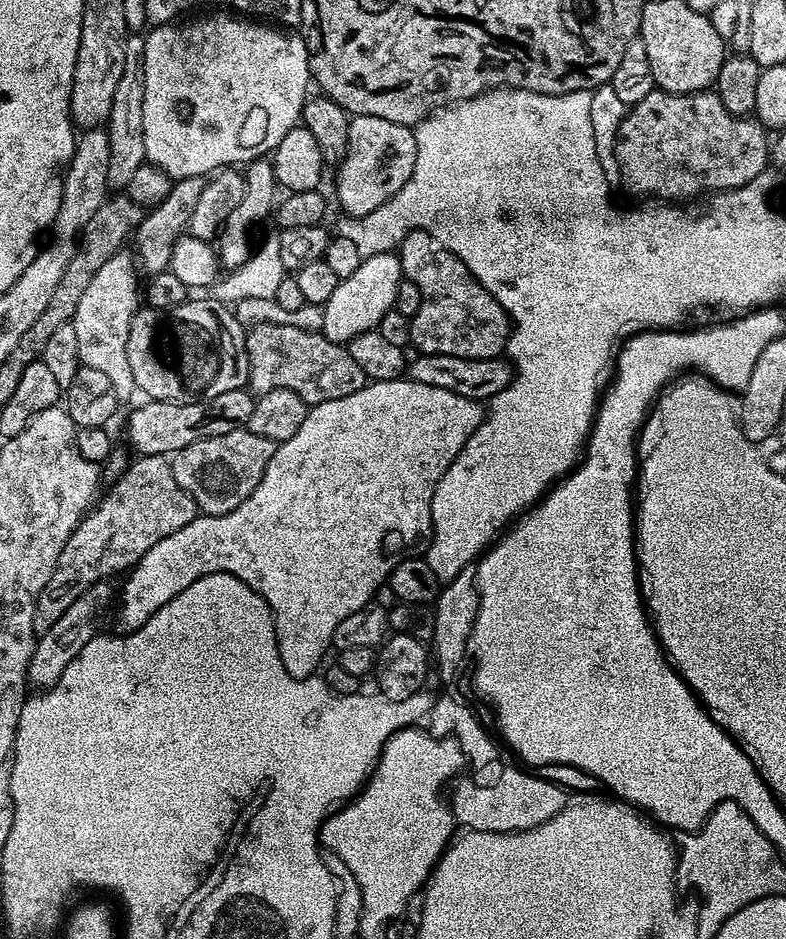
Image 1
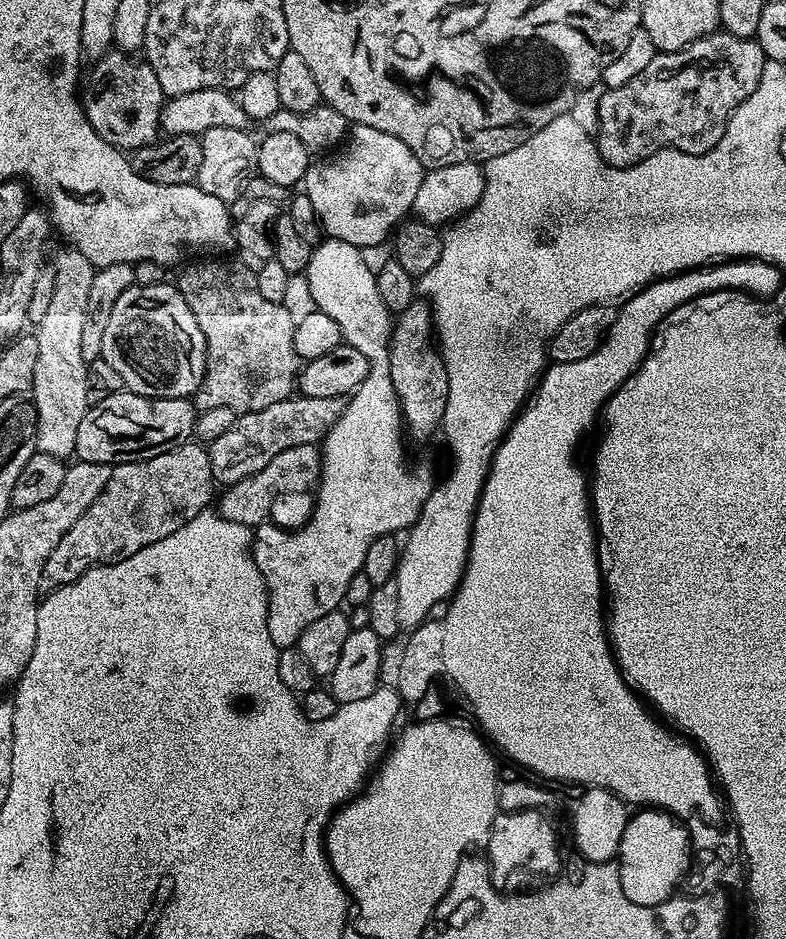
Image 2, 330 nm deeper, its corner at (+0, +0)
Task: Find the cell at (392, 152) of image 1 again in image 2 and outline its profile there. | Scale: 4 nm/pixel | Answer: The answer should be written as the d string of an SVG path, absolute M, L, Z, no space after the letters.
M355 125L347 144L348 149L333 160L325 164L309 163L308 172L302 181L302 192L309 196L323 231L331 239L350 242L355 248L362 249L387 241L397 225L411 213L426 169L412 153L410 146L406 146L406 142L394 138L394 134L382 134L382 130L374 130L370 126Z

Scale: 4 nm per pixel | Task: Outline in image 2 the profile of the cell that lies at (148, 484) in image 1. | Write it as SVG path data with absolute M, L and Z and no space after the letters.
M199 442L183 444L142 462L115 465L102 494L98 494L90 510L62 534L62 542L58 542L50 558L46 558L40 579L41 593L64 589L82 578L86 570L130 558L130 554L138 554L138 550L166 538L166 534L174 534L174 530L186 526L186 522L211 505L208 503L212 500L212 488L208 450Z

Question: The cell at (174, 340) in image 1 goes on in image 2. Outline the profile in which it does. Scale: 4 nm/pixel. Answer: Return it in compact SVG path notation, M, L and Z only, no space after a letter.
M168 282L158 286L135 283L125 290L118 302L114 302L114 310L110 310L110 319L106 322L106 331L102 333L100 359L118 370L127 391L150 396L153 400L195 397L208 370L206 342L202 330L198 330L198 318L194 318L190 306L186 306L186 298L182 298L180 289Z

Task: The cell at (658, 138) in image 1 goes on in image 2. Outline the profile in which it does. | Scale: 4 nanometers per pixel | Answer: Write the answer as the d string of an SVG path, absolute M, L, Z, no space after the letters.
M723 30L711 32L709 36L703 36L677 52L657 54L654 62L650 62L642 74L630 78L626 86L610 88L602 94L598 108L598 130L594 137L600 157L615 168L634 168L663 148L682 150L695 156L706 154L718 146L728 119L737 106L754 94L762 78L765 59L762 46L756 39L736 37Z

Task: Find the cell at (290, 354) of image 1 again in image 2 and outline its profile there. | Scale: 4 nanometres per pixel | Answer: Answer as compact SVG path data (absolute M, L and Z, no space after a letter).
M200 258L185 263L180 270L180 277L174 280L175 287L180 289L182 298L186 298L186 306L190 306L194 318L198 318L198 330L202 330L206 342L208 370L194 397L197 409L226 406L237 414L253 412L266 410L266 406L274 406L274 402L282 402L293 395L298 388L302 367L298 350L294 350L296 321L290 318L283 304L266 302L266 298L262 298L256 273L250 270L250 266L238 258Z

